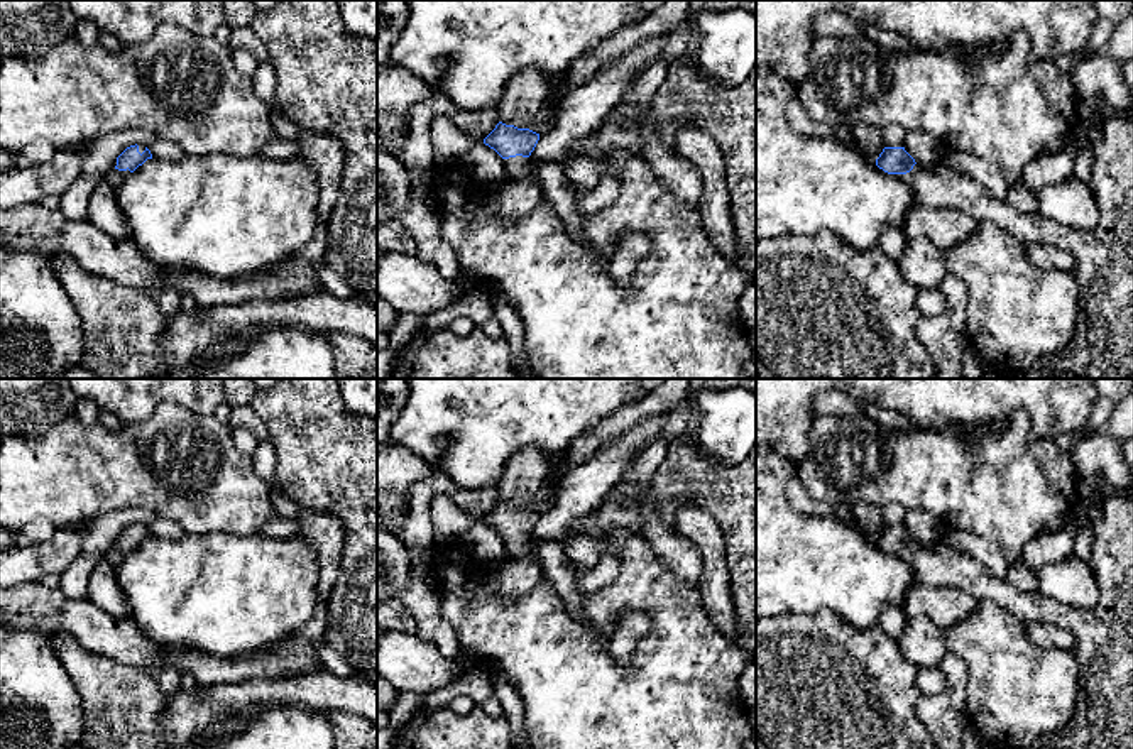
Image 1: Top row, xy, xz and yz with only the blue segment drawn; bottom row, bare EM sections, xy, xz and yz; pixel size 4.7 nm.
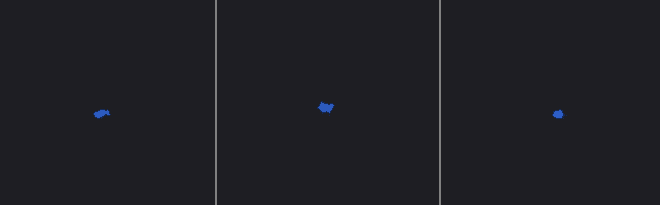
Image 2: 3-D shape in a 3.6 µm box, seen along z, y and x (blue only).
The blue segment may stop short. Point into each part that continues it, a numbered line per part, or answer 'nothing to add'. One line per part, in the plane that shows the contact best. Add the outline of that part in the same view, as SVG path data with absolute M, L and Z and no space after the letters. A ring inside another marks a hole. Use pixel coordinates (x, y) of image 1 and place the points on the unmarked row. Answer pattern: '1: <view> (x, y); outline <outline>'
1: xz (526, 470); outline M538 446L514 451L497 484L499 499L506 504L528 507L534 494L548 484L550 463L546 453Z
2: xz (514, 546); outline M516 534L504 538L504 548L506 548L506 558L516 560L519 558L526 549L528 536Z

